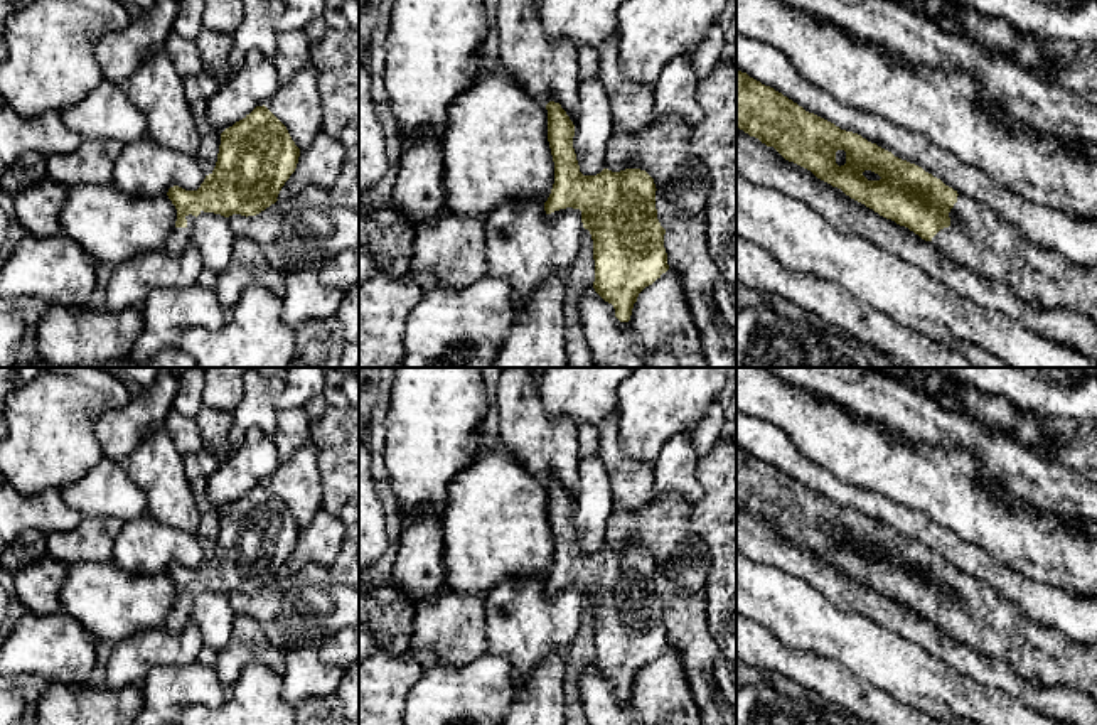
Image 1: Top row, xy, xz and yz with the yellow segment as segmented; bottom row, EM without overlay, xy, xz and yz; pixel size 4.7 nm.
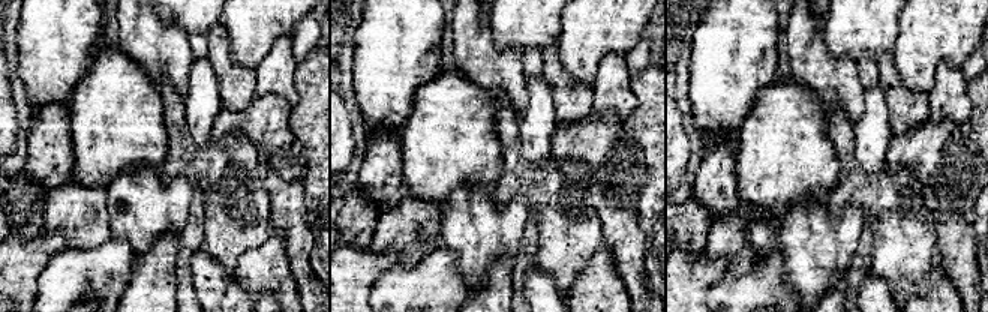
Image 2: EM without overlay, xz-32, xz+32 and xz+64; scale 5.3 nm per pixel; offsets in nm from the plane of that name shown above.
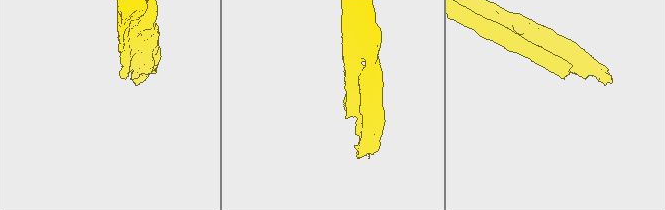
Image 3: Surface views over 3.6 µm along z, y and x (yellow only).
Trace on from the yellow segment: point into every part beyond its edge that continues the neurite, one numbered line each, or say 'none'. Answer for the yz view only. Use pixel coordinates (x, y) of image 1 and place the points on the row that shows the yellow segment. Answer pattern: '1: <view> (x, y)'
1: yz (978, 236)

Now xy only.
1: xy (176, 243)

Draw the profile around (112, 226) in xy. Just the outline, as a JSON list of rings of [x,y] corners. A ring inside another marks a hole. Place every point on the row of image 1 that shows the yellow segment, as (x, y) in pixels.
[[[113,182],[103,185],[79,185],[67,189],[67,197],[59,214],[61,233],[88,251],[96,263],[120,266],[136,255],[157,251],[165,246],[175,228],[177,209],[169,196],[130,197]]]

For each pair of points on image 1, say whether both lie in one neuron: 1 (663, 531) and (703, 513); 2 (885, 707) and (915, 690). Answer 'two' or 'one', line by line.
1: two
2: two

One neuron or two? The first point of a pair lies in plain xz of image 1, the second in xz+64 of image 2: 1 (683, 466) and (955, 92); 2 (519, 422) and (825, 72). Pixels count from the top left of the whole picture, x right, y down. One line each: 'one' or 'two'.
1: one
2: one

